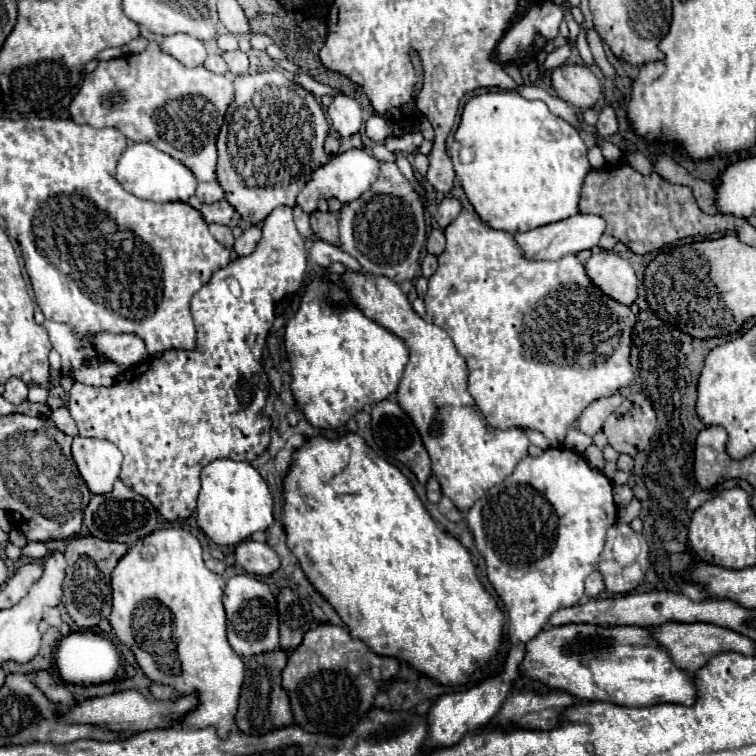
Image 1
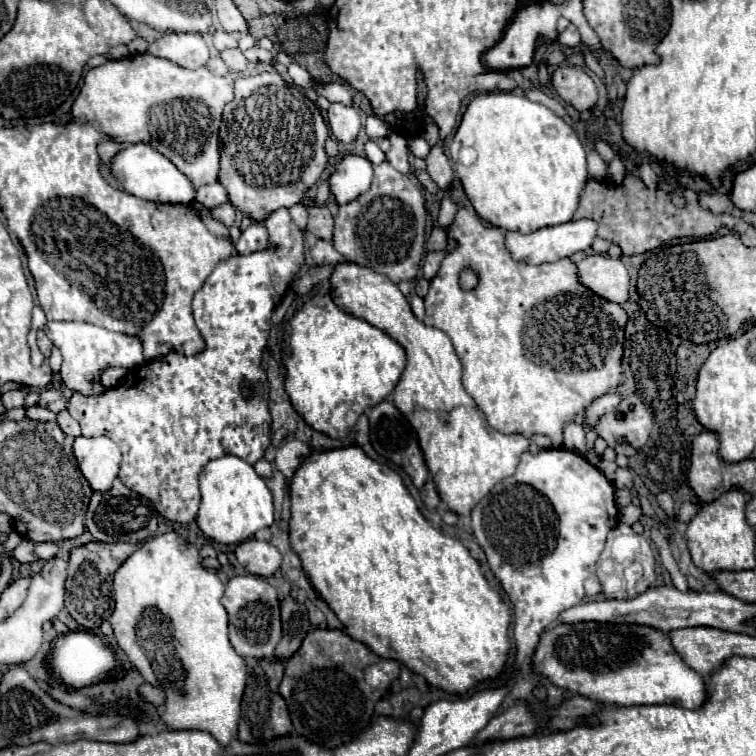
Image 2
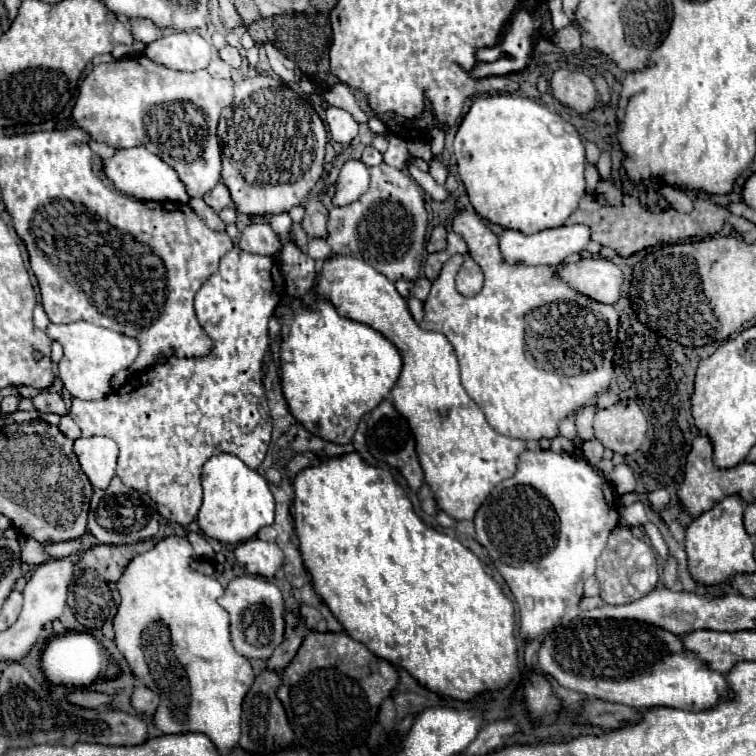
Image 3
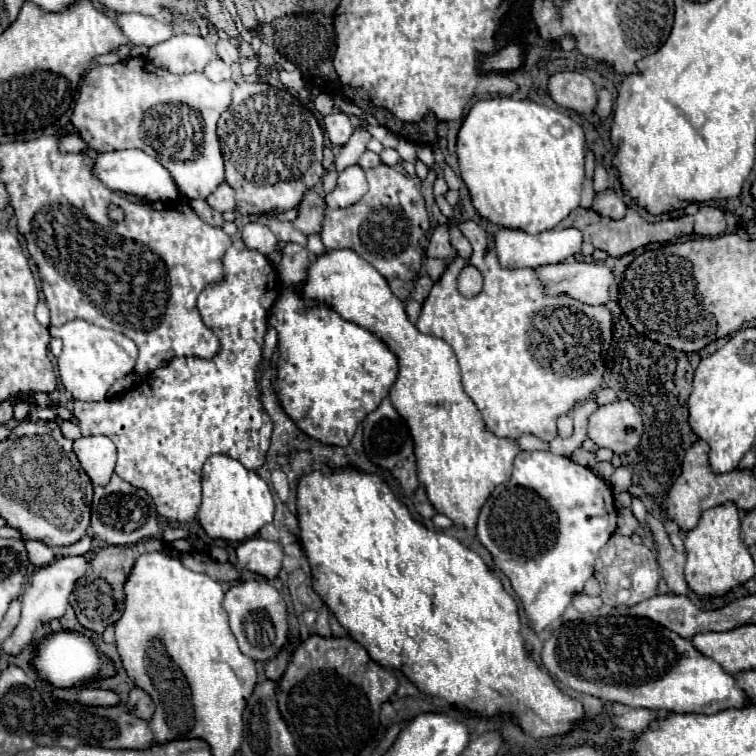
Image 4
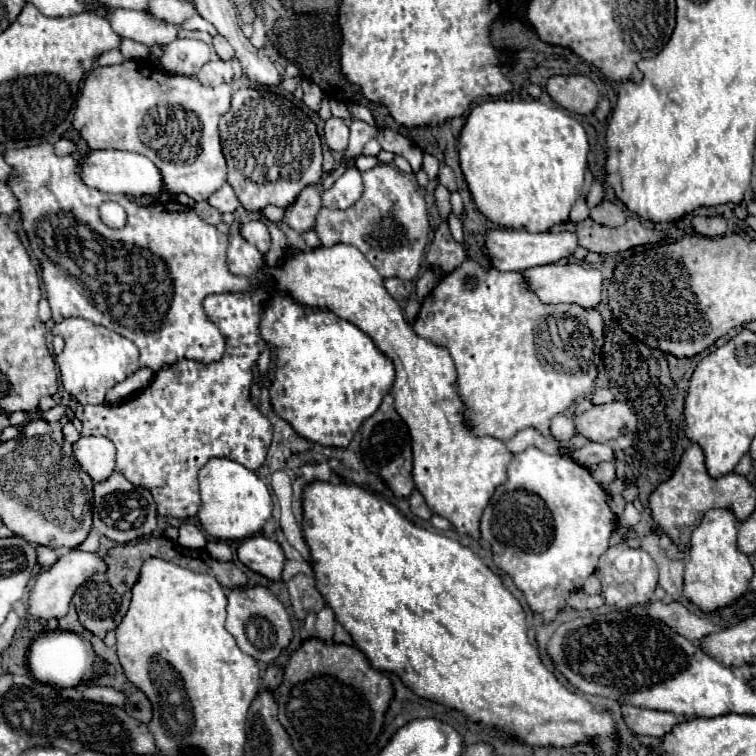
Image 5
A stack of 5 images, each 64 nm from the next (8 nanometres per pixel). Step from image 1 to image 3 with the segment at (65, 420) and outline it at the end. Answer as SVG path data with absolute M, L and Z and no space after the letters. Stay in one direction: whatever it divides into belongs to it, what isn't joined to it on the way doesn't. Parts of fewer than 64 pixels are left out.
M64 414L62 418L60 418L60 426L58 426L60 430L62 430L62 434L66 434L68 438L80 438L80 428L76 426L76 422L68 416L68 414Z

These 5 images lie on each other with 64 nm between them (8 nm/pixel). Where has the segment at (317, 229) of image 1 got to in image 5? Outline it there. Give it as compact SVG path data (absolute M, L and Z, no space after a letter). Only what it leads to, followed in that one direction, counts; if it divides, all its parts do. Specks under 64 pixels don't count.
M308 186L300 192L296 202L290 208L286 208L284 222L290 228L294 228L296 232L308 232L316 224L316 216L320 212L320 208L322 208L320 192L314 186Z

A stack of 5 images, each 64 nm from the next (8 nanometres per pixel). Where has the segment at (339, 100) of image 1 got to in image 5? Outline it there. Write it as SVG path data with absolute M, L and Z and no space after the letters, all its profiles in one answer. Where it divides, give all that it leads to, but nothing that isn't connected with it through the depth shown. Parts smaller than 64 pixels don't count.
M342 118L326 120L324 138L326 138L326 144L330 146L330 150L344 152L348 146L348 126L344 124L344 120Z

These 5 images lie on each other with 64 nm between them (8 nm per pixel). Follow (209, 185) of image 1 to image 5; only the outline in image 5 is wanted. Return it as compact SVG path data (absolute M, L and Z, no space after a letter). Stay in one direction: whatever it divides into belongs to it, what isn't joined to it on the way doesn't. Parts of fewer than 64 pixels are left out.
M224 184L220 190L216 190L210 198L208 198L208 204L210 206L214 206L218 212L234 212L238 206L240 206L240 202L238 202L238 198L236 198L236 194L234 194L234 190L232 190L232 186L230 184Z

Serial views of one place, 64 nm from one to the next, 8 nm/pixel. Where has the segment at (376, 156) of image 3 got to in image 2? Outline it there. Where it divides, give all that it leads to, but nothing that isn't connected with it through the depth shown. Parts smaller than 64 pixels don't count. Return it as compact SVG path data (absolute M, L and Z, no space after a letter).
M370 140L370 142L366 144L366 158L368 158L372 164L380 164L380 162L386 160L386 154L380 150L380 146L378 146L374 140Z

